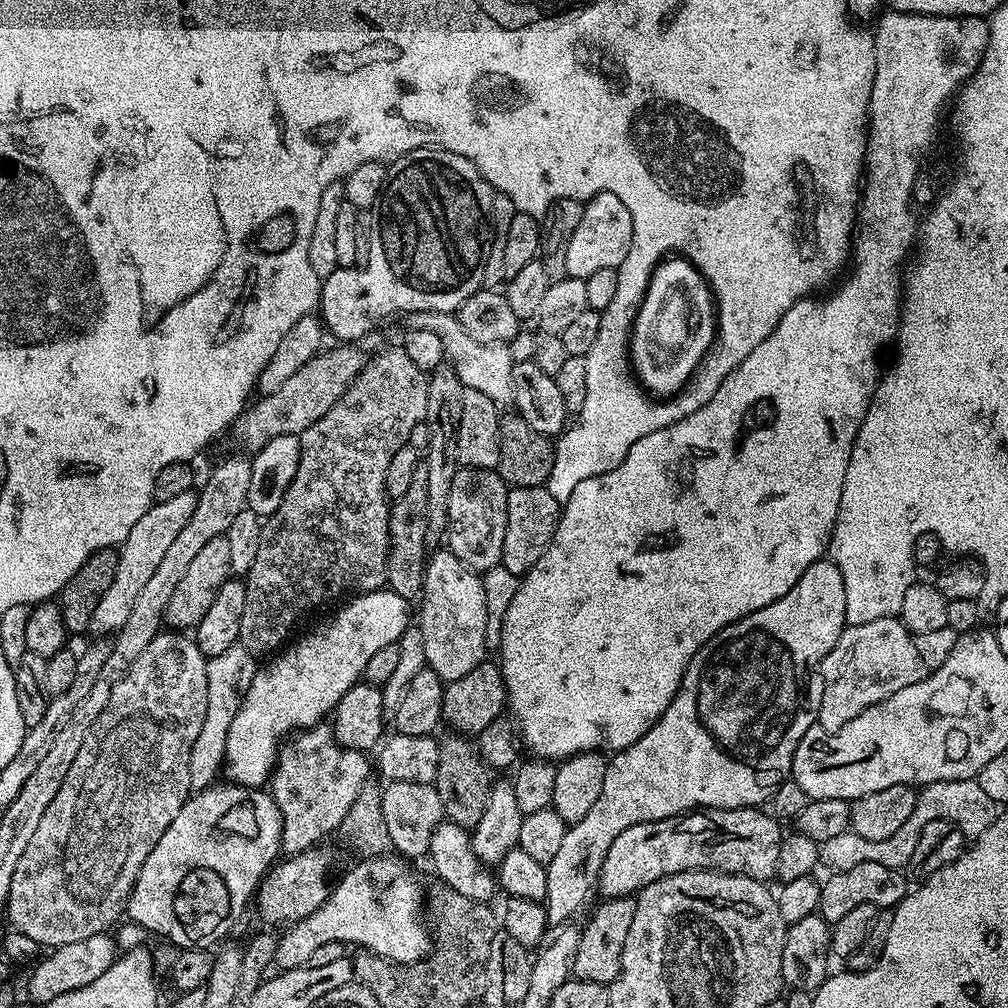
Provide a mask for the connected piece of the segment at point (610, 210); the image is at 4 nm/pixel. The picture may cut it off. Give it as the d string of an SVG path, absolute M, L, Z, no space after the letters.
M600 192L584 205L582 220L570 236L566 249L566 270L573 280L585 280L597 270L619 268L622 261L630 254L634 222L630 218L630 210L622 203L618 194Z

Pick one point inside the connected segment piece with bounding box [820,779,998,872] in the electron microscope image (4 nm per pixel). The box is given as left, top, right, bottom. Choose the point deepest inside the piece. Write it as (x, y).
(963, 802)

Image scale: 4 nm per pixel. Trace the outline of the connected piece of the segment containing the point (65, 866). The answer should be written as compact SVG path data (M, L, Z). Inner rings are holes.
M164 630L153 638L150 646L142 650L142 654L138 654L134 666L130 666L130 670L126 670L126 674L117 682L114 690L110 690L110 702L106 702L106 710L102 710L94 726L90 726L90 734L86 734L85 740L82 741L82 747L74 758L74 766L70 766L66 778L62 778L62 786L58 786L54 802L50 802L46 814L42 814L34 835L30 837L30 843L22 853L22 858L18 858L14 878L10 878L10 894L6 901L8 920L15 931L26 934L26 938L34 938L37 946L44 947L45 944L45 949L51 950L66 946L70 942L82 942L82 938L90 938L90 934L108 932L111 924L119 916L125 915L128 895L132 892L134 882L142 870L142 862L150 858L150 850L158 846L158 838L162 838L162 834L166 834L166 826L170 826L170 822L178 818L178 810L182 810L182 806L193 791L190 786L190 750L194 746L194 738L198 738L198 730L202 730L202 718L206 716L207 665L208 660L202 654L202 650L198 650L191 635L181 634L176 630Z

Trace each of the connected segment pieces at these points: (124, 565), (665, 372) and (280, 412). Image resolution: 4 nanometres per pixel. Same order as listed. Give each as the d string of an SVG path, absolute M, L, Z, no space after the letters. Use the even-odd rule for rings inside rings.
M186 491L184 494L178 494L177 497L167 499L166 502L153 503L146 514L138 518L119 547L114 579L100 596L99 602L95 604L94 614L89 624L89 631L92 634L110 636L118 632L125 624L139 591L146 586L147 580L151 579L151 575L159 567L167 549L178 538L179 531L186 526L187 522L190 522L190 517L194 514L196 498L195 491Z
M655 276L649 282L630 333L630 364L649 393L667 398L687 384L716 337L719 304L717 288L692 288L692 316L676 316L676 276Z
M348 342L336 347L340 348L332 348L329 352L321 351L306 362L296 374L278 387L276 393L261 395L257 404L252 402L245 407L230 429L231 435L236 435L237 442L245 448L241 448L245 453L254 454L262 450L262 446L266 446L270 438L299 436L301 432L314 426L314 422L318 422L318 418L322 418L322 414L326 414L330 406L334 406L338 398L342 398L342 394L346 394L354 378L358 378L358 374L364 369L366 356L356 349L359 347Z

